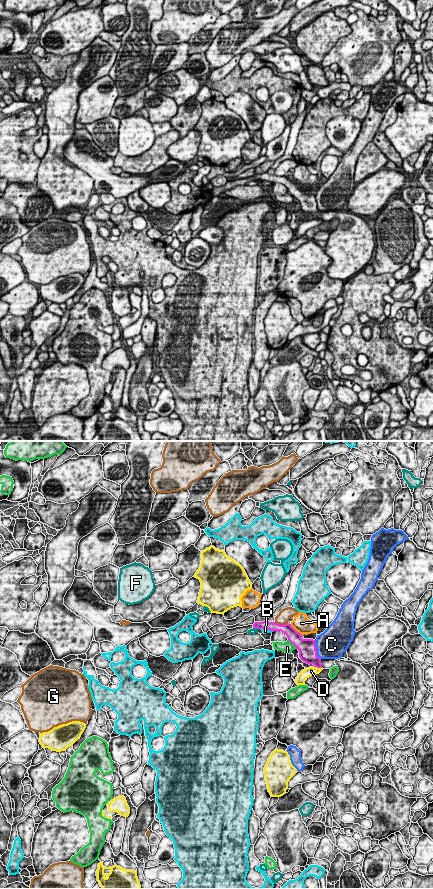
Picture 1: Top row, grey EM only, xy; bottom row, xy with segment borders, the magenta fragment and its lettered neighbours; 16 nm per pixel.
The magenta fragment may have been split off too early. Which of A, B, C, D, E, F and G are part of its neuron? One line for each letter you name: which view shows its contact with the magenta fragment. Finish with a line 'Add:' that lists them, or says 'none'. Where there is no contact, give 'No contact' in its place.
Add: none

